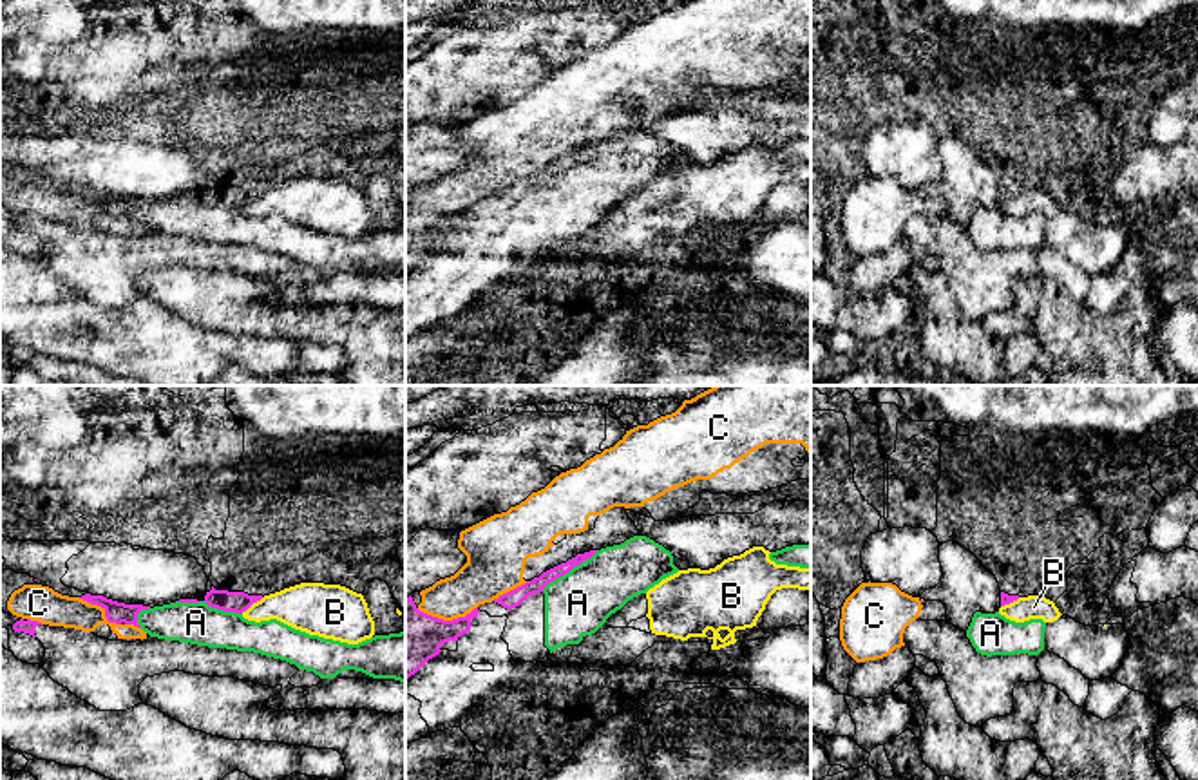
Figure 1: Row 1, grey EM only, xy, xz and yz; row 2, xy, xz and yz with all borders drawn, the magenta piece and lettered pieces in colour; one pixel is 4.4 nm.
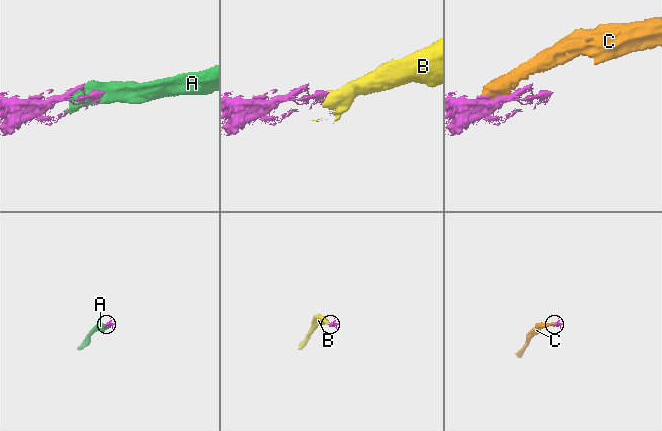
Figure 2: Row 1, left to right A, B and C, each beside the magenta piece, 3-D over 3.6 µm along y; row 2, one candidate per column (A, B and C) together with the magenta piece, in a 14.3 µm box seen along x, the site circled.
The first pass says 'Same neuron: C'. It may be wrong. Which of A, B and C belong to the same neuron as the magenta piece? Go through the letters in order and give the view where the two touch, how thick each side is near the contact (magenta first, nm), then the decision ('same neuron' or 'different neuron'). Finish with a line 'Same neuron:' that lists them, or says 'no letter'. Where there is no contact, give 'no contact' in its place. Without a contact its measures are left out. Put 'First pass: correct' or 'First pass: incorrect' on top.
First pass: correct
A: contact in xy; calibres 100 and 190 nm; different neuron
B: contact in xy; calibres 100 and 220 nm; different neuron
C: contact in xz; calibres 280 and 200 nm; same neuron
Same neuron: C

